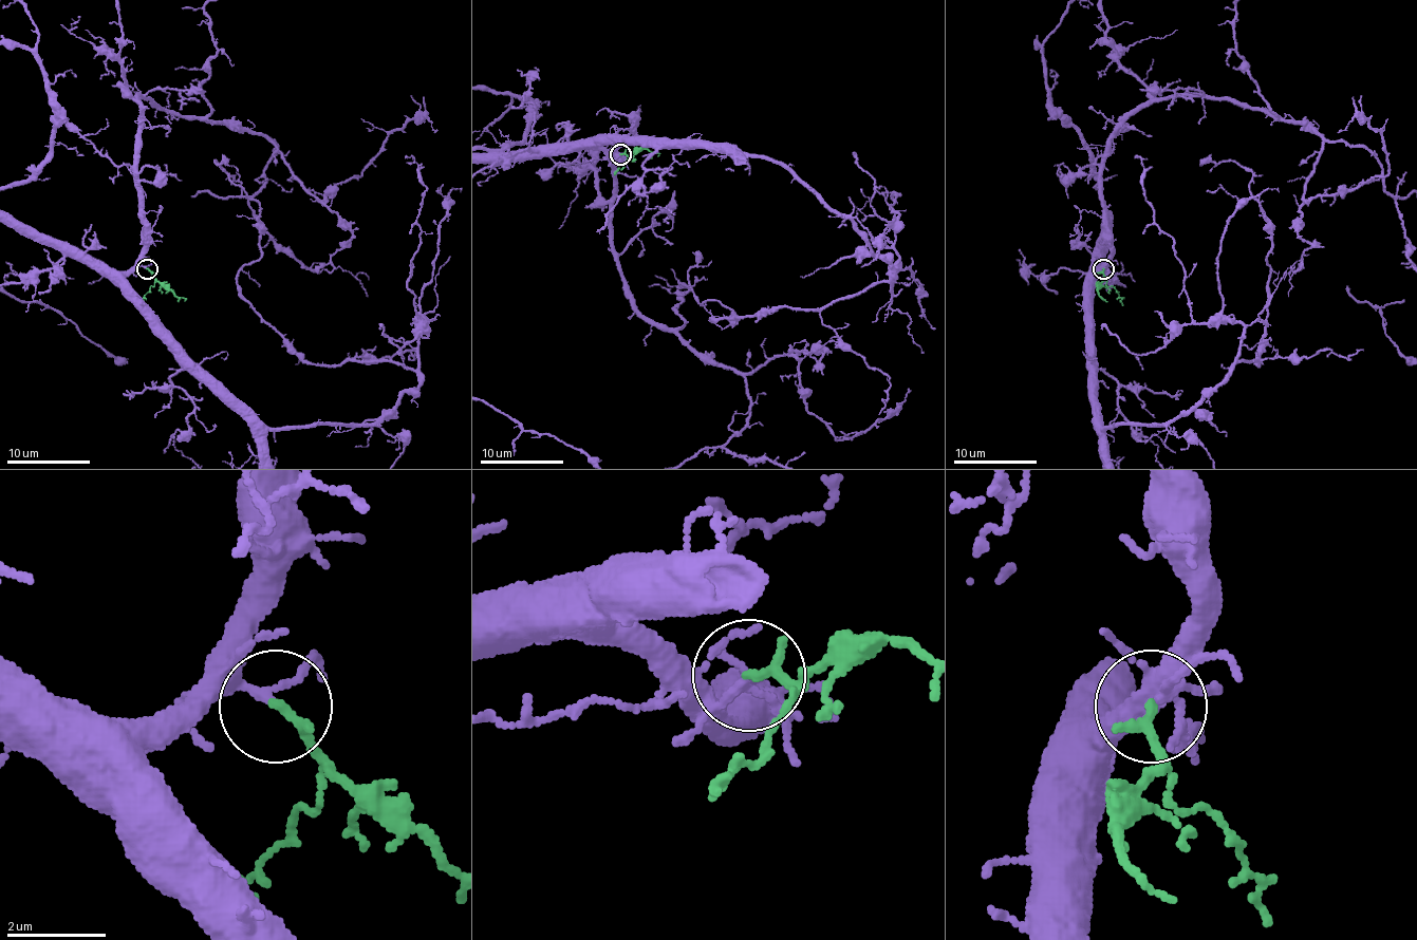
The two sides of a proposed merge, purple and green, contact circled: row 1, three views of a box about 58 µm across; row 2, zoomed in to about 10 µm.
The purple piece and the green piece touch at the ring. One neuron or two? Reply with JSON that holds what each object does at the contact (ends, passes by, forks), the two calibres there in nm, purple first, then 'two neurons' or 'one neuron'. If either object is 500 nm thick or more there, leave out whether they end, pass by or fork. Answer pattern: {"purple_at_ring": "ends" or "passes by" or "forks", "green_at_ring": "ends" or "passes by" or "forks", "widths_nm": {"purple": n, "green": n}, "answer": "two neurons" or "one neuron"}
{"purple_at_ring": "forks", "green_at_ring": "ends", "widths_nm": {"purple": 100, "green": 200}, "answer": "one neuron"}

